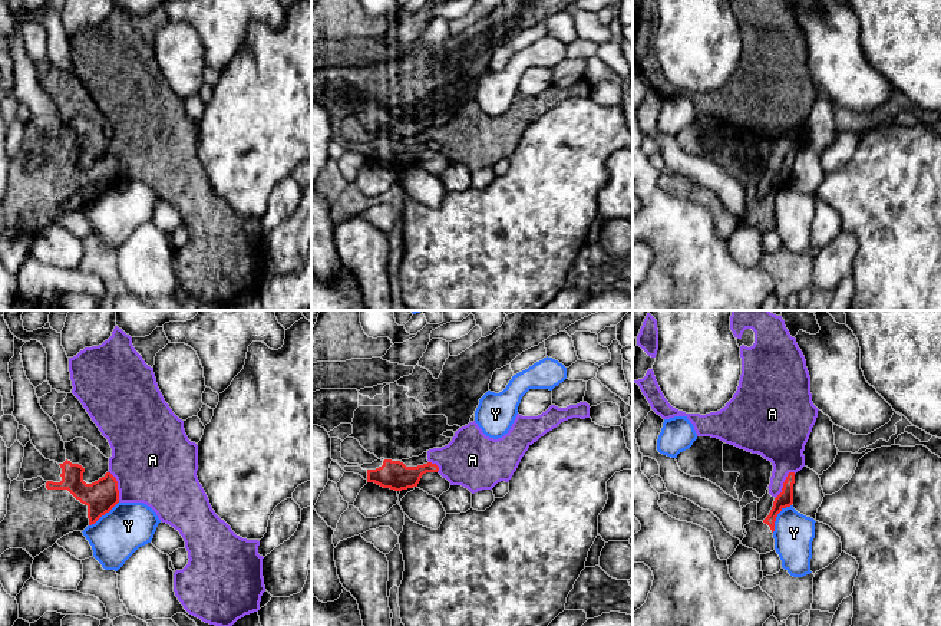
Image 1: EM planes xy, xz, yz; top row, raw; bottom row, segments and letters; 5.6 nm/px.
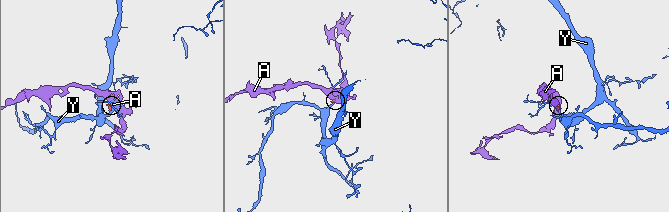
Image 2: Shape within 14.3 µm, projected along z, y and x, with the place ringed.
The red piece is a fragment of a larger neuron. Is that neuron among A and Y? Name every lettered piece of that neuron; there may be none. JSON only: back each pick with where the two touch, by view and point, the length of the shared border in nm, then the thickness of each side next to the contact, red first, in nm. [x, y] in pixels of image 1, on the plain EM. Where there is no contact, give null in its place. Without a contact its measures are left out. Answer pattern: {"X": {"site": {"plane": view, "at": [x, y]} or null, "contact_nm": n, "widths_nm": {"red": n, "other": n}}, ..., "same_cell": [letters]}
{"same_cell": []}

